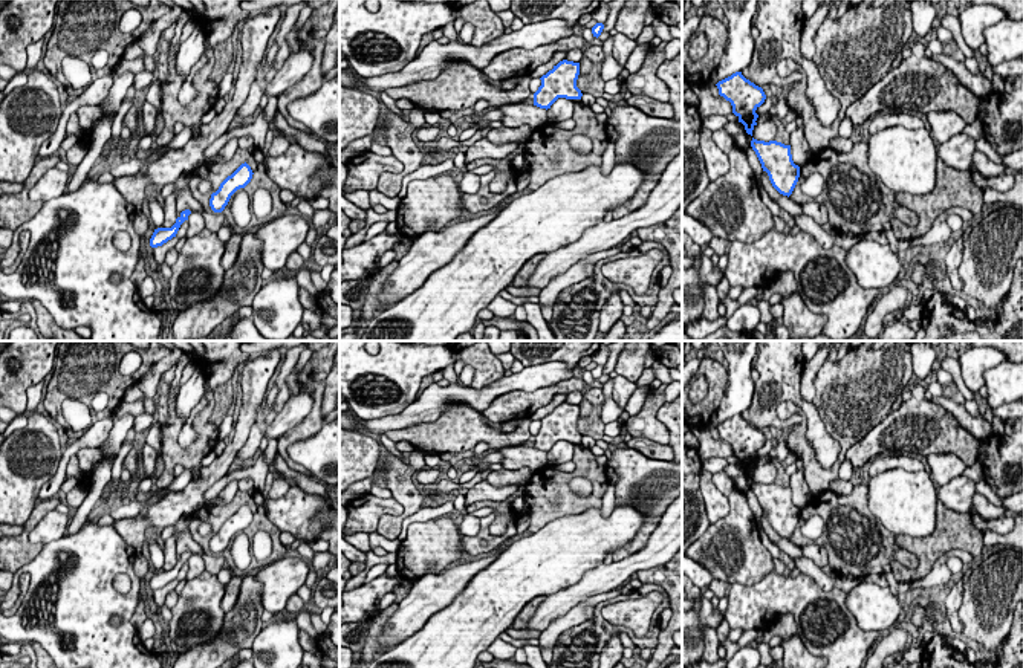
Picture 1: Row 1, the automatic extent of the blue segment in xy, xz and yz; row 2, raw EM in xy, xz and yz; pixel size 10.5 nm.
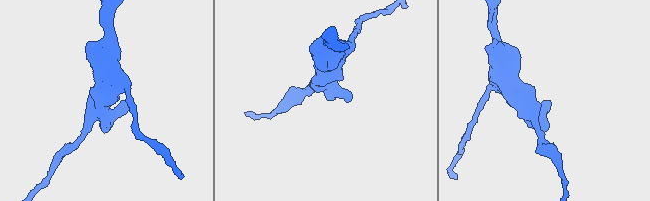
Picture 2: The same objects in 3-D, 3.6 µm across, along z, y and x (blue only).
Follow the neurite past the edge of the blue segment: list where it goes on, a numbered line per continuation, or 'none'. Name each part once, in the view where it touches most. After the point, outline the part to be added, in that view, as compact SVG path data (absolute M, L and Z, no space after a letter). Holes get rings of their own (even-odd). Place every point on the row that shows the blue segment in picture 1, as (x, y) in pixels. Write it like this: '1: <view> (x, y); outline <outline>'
none

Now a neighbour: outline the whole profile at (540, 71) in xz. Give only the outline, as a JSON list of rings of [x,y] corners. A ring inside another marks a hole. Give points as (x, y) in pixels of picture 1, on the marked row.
[[[557,52],[554,57],[543,66],[538,66],[529,76],[531,78],[541,78],[549,70],[552,70],[560,61],[566,58],[567,52]]]

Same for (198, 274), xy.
[[[203,229],[188,237],[171,266],[171,278],[165,284],[168,300],[187,307],[219,293],[226,269],[222,268],[225,243],[217,232]]]

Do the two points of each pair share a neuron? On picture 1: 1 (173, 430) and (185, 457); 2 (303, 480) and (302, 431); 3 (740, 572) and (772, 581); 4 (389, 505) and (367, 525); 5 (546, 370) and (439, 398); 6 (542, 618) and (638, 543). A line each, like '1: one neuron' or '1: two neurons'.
1: one neuron
2: two neurons
3: two neurons
4: one neuron
5: one neuron
6: two neurons

